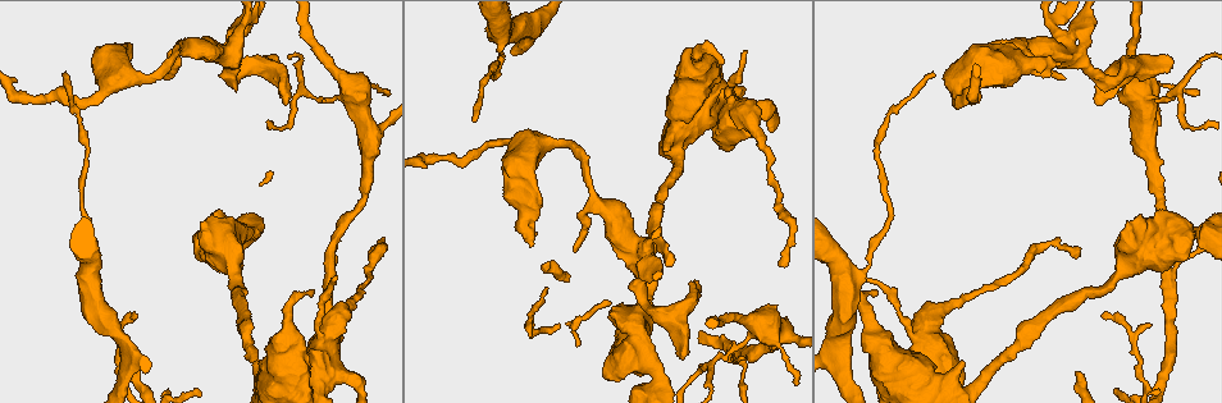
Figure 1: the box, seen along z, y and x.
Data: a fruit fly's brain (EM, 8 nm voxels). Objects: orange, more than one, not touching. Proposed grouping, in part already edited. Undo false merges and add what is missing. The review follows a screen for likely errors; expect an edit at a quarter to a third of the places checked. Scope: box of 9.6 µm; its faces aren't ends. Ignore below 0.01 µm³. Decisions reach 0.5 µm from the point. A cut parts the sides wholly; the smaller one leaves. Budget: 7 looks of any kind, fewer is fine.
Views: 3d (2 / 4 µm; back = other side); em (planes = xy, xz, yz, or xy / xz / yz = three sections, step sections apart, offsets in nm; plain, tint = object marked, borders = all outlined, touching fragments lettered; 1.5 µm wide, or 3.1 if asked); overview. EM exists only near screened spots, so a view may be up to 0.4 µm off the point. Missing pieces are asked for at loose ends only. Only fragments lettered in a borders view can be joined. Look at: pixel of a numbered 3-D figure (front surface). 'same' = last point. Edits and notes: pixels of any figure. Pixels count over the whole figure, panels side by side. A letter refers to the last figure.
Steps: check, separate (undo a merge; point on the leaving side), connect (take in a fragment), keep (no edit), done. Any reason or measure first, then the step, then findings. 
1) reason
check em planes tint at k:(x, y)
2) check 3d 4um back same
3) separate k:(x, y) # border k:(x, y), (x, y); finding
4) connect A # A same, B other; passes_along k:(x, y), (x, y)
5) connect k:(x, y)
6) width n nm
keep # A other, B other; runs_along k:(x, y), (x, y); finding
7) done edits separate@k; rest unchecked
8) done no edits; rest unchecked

thin neck
check 3d 4um at 1:(788, 247)

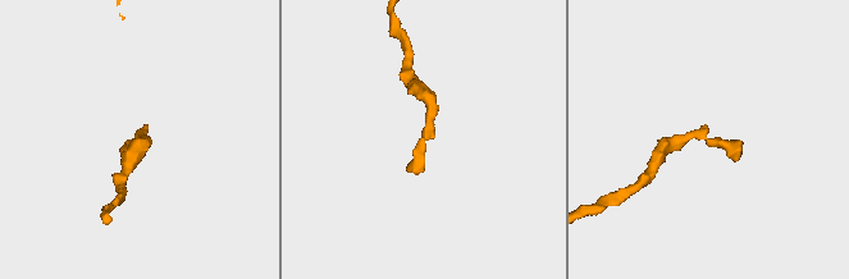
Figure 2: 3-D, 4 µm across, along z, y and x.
shape alone is not enough
check em xz step 8 borders at 2:(714, 138)

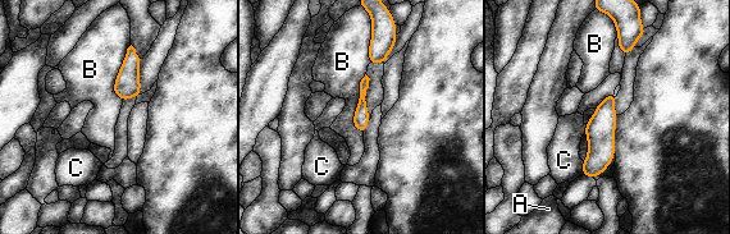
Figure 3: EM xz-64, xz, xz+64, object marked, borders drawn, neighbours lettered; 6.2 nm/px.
longest_contact B 380 nm
keep # A other, B other, C other; runs_along 3:(612, 97), (591, 174); continuous, no second neuron

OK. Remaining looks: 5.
calibre changes
check 3d 4um at 1:(673, 140)

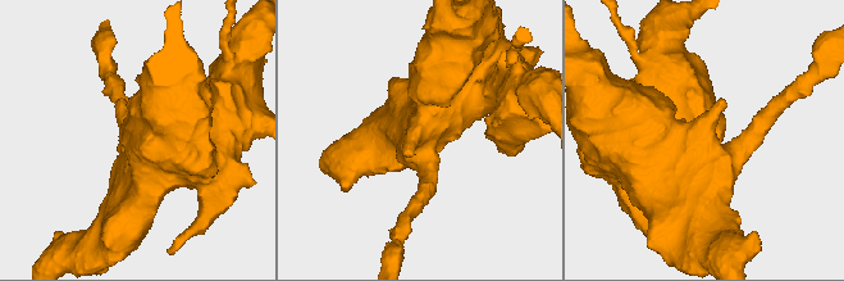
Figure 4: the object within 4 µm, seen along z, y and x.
now the EM
check em planes borders at 4:(703, 131)

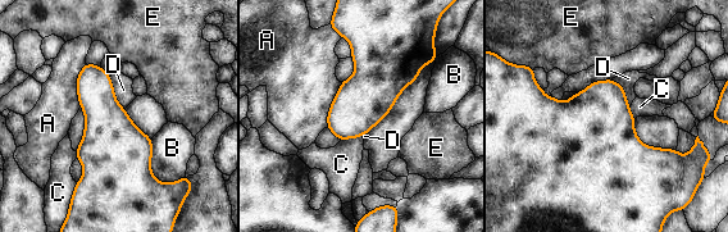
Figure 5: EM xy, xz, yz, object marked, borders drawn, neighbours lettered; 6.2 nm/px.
longest_contact B 300 nm
keep # A other, B other, C other, D other, E other; border 5:(110, 76), (114, 96), (124, 108); all the same neuron

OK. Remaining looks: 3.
calibre changes
check em planes borders at 1:(322, 336)

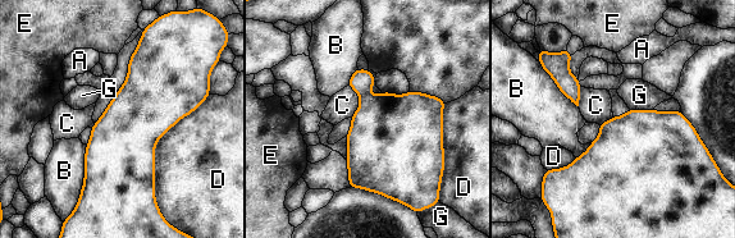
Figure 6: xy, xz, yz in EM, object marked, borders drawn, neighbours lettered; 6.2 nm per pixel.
width 200 nm
keep # A other, B other, C other, D other, E other, G other; border 6:(347, 85), (359, 97), (351, 118); all the same neuron

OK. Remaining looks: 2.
done no edits; rest unchecked

